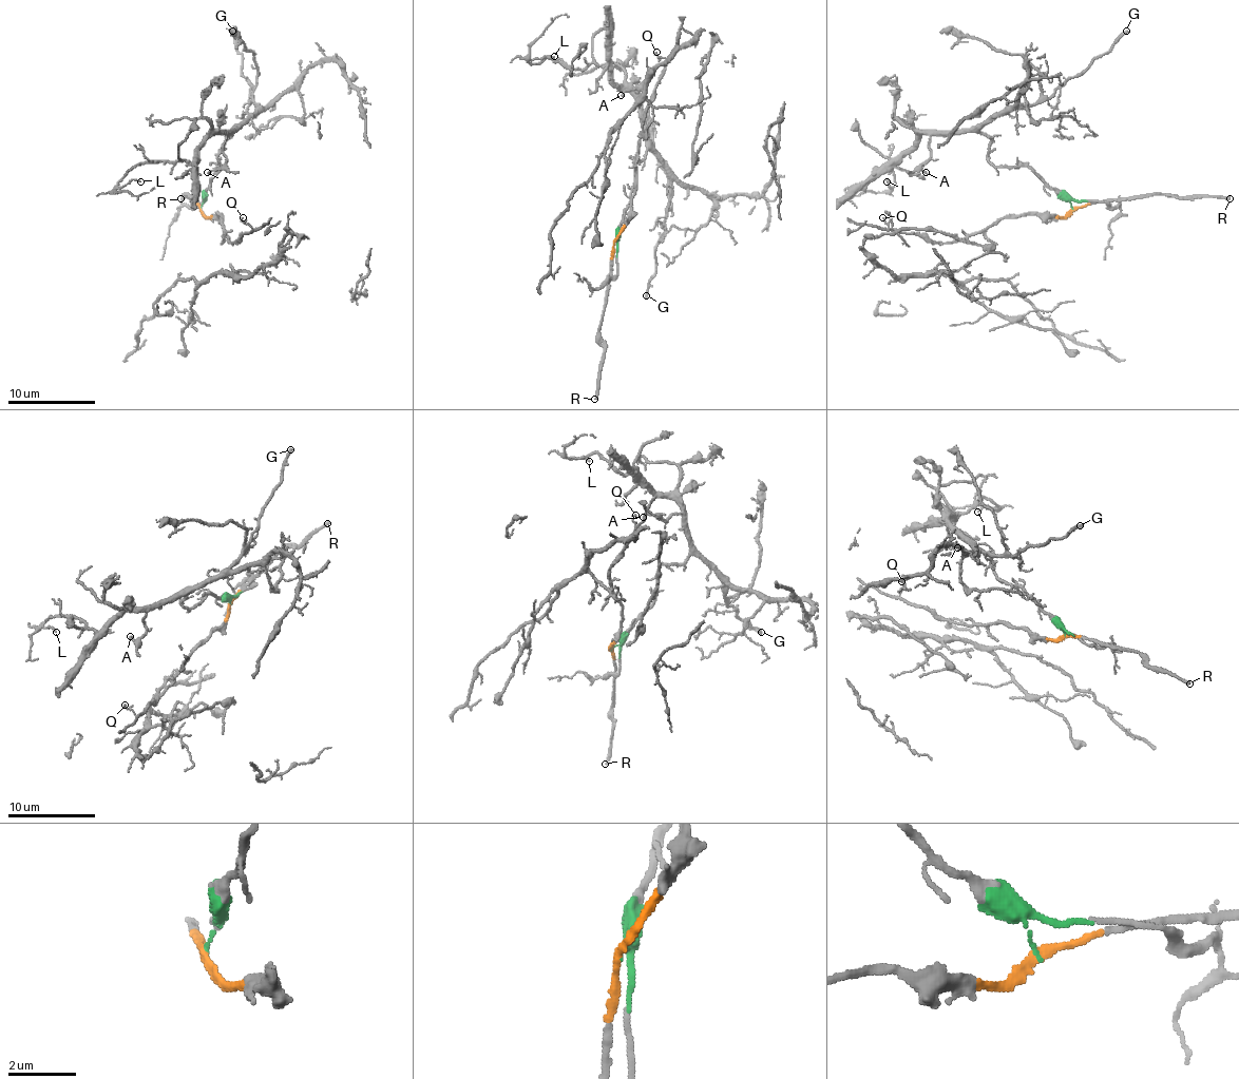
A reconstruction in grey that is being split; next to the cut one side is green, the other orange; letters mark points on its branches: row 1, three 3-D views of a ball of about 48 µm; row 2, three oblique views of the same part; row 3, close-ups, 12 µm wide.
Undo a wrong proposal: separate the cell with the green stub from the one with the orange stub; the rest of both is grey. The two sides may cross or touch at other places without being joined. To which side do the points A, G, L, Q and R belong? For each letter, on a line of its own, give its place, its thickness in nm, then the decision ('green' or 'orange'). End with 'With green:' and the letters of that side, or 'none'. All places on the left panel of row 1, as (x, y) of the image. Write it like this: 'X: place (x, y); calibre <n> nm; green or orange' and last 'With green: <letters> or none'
A: place (207, 172); calibre 120 nm; green
G: place (232, 31); calibre 220 nm; green
L: place (140, 181); calibre 100 nm; green
Q: place (243, 217); calibre 110 nm; orange
R: place (180, 198); calibre 240 nm; orange
With green: A, G, L

